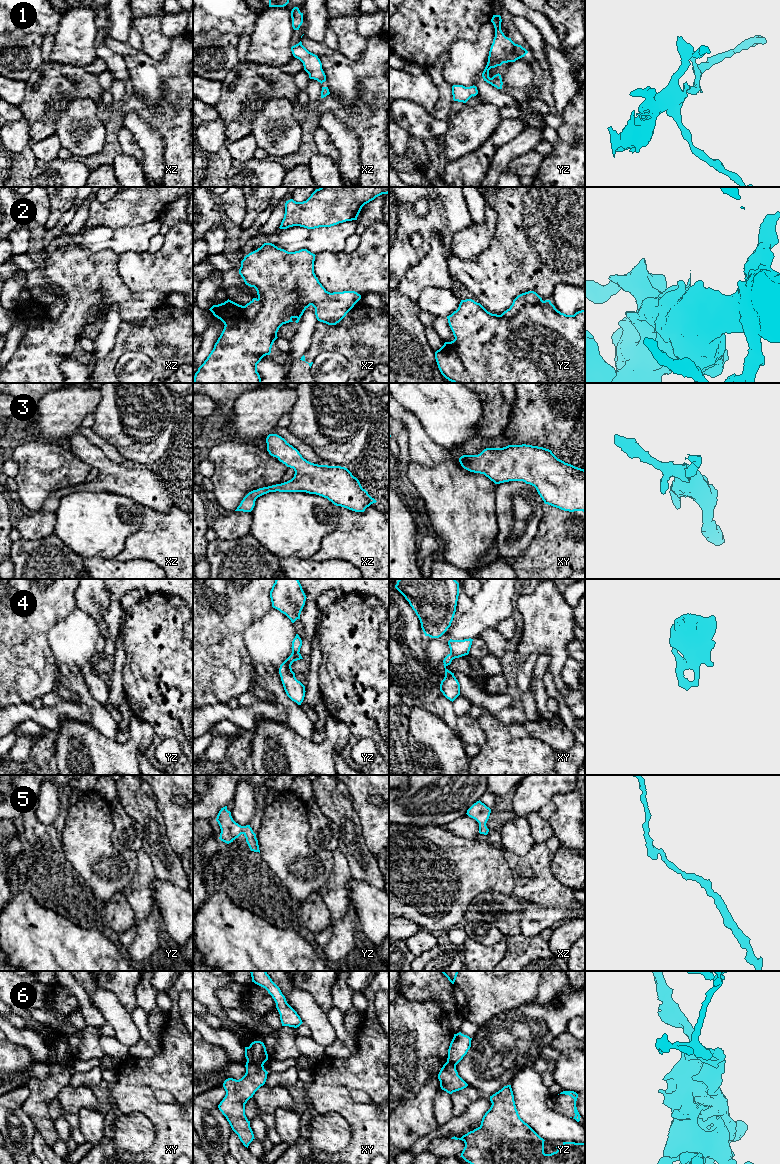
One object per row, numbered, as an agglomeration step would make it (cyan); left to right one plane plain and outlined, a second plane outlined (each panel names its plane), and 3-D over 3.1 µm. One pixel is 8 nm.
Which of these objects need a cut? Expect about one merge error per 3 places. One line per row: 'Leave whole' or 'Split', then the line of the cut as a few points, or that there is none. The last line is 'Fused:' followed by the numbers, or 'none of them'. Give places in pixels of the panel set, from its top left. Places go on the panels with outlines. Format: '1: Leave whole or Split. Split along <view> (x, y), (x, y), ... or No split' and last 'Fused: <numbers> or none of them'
1: Leave whole. No split
2: Split. Split along yz (542, 300), (523, 305), (511, 316), (500, 315)
3: Leave whole. No split
4: Leave whole. No split
5: Leave whole. No split
6: Split. Split along xy (247, 1060), (262, 1065)
Fused: 2, 6

